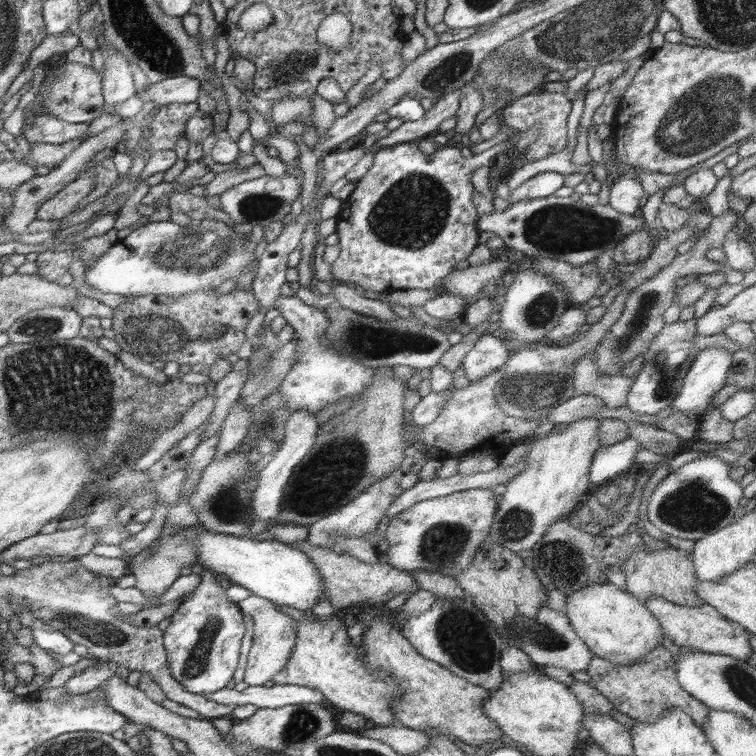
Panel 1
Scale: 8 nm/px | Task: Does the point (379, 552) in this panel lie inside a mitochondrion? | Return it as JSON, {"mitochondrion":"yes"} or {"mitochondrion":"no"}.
{"mitochondrion":"no"}

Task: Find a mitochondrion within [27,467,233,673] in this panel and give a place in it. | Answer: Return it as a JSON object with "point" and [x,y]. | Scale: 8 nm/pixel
{"point":[82,626]}

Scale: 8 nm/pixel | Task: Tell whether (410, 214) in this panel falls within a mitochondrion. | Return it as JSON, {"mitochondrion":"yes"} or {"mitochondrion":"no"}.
{"mitochondrion":"yes"}

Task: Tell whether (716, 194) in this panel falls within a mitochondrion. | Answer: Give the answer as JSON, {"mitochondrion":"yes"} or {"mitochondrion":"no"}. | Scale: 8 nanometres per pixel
{"mitochondrion":"no"}

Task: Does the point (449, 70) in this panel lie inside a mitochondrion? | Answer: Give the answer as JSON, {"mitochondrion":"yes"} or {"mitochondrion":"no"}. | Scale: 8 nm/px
{"mitochondrion":"yes"}

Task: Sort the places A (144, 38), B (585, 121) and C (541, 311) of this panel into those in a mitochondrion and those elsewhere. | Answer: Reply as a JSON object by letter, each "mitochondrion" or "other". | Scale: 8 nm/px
{"A":"mitochondrion","B":"other","C":"mitochondrion"}

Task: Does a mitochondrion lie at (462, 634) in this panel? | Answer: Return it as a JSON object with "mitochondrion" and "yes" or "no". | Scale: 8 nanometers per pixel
{"mitochondrion":"yes"}

